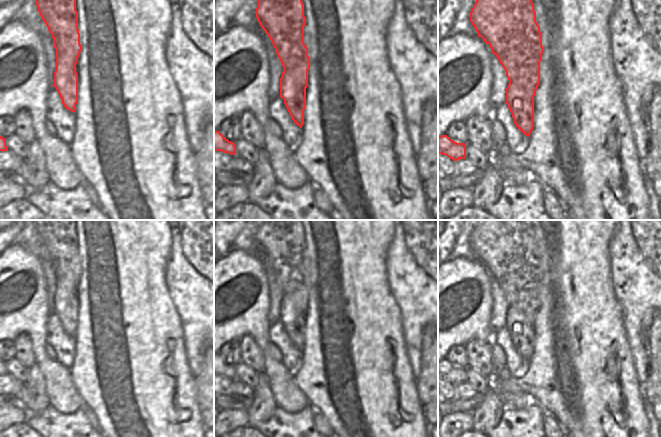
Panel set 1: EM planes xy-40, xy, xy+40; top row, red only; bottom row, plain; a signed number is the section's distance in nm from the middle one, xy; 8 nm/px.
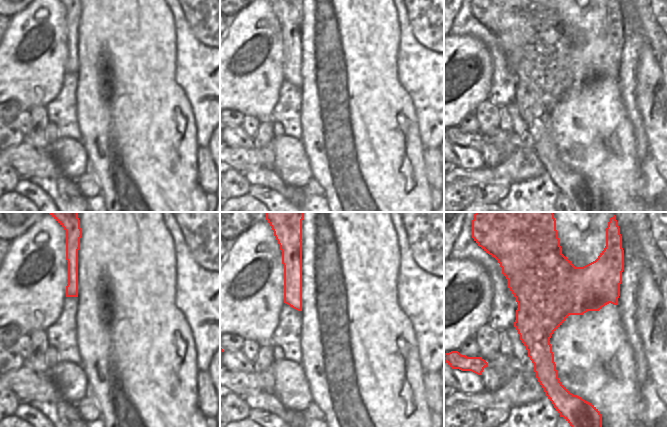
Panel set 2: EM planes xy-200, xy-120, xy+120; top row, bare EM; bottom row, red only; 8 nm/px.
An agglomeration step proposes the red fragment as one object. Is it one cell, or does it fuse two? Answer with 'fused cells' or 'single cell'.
fused cells

